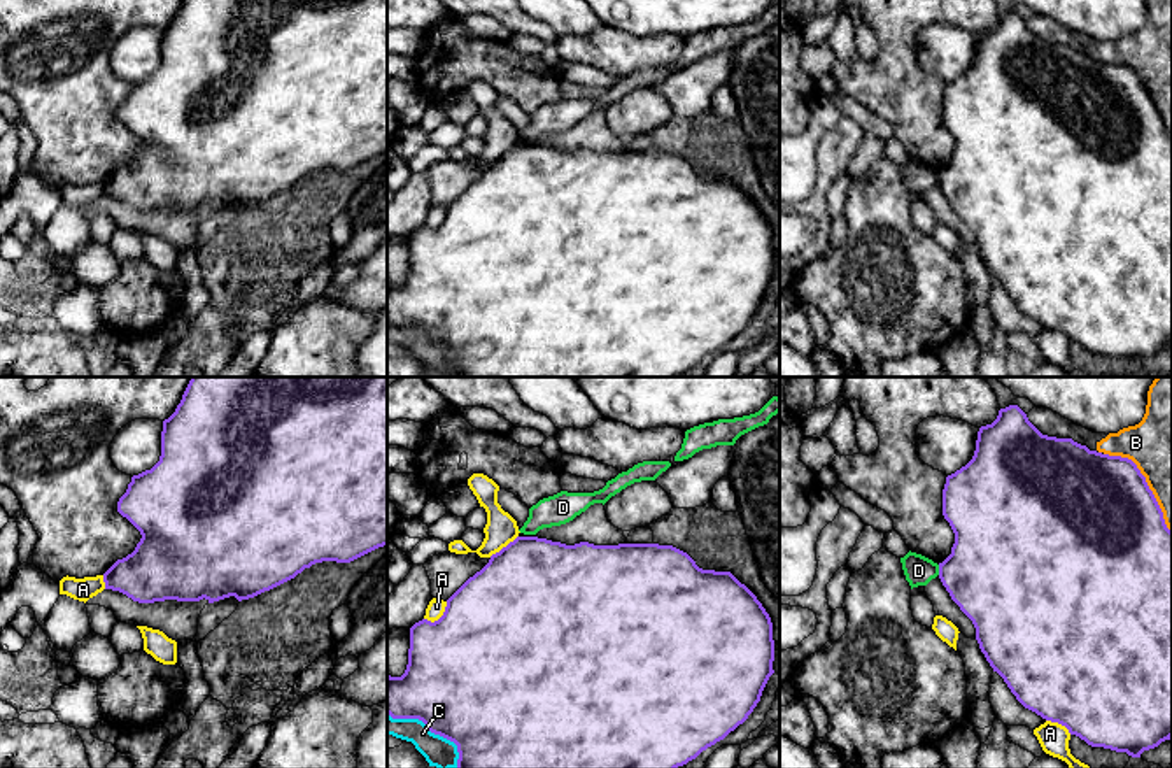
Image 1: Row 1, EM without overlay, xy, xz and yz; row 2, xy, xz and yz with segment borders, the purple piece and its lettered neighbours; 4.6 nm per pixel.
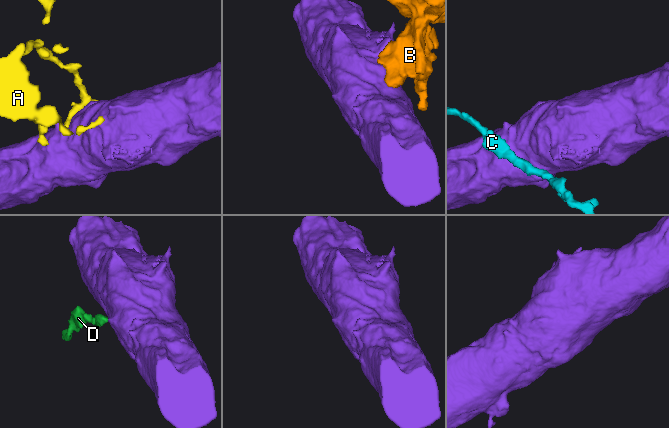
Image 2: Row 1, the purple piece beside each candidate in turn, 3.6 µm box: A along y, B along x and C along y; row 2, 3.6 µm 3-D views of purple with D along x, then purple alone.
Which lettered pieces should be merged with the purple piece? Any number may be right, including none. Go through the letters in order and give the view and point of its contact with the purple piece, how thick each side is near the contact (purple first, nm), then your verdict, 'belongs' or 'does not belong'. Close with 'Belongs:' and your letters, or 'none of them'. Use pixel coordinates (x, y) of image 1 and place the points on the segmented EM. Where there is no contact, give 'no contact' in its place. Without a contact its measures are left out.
A: contact xz (440, 618); calibres 500 and 80 nm; does not belong
B: contact yz (1146, 483); calibres 500 and 360 nm; does not belong
C: contact xz (433, 732); calibres 500 and 140 nm; does not belong
D: contact yz (939, 570); calibres 440 and 140 nm; does not belong
Belongs: none of them

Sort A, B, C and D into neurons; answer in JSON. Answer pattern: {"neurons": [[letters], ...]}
{"neurons": [["A"], ["B"], ["C"], ["D"]]}

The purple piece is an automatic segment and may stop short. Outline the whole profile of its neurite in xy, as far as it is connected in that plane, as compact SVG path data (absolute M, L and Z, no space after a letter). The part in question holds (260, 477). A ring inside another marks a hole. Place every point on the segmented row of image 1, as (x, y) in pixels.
M191 377L175 412L163 421L159 461L151 470L131 477L126 493L117 501L117 512L140 531L142 538L131 554L117 559L103 573L103 582L105 589L119 591L138 603L154 603L165 600L200 601L203 598L208 603L214 603L229 596L235 596L238 601L242 601L294 579L298 573L315 563L350 563L378 547L384 547L387 545L387 377Z

